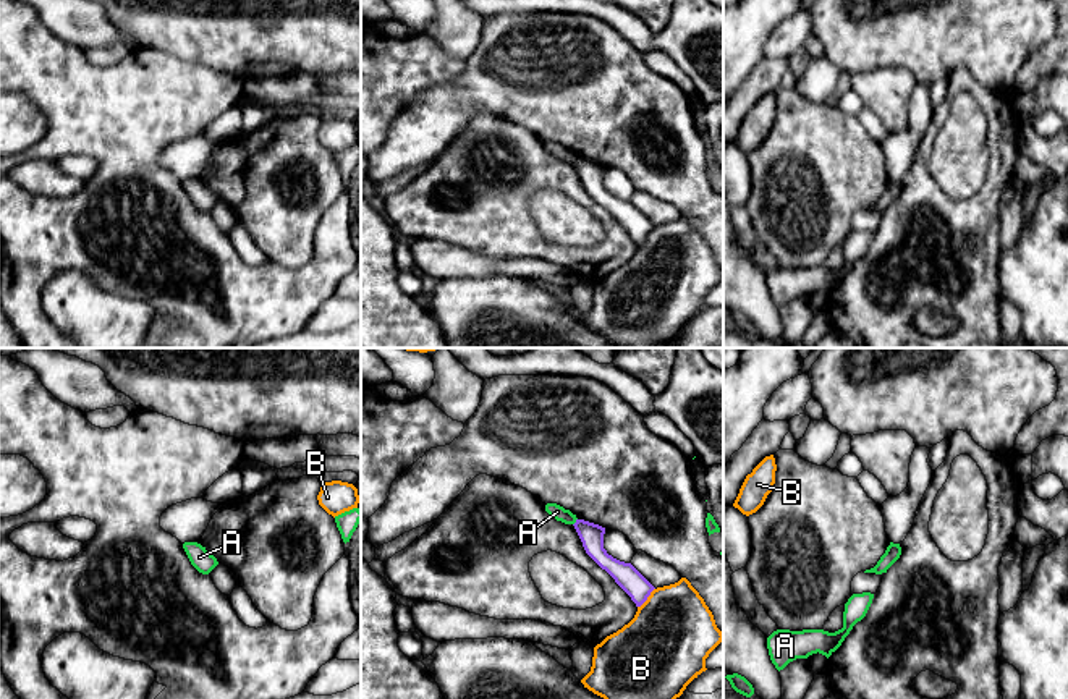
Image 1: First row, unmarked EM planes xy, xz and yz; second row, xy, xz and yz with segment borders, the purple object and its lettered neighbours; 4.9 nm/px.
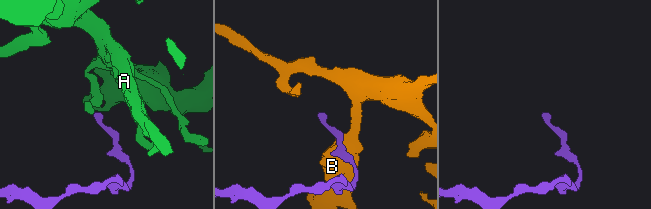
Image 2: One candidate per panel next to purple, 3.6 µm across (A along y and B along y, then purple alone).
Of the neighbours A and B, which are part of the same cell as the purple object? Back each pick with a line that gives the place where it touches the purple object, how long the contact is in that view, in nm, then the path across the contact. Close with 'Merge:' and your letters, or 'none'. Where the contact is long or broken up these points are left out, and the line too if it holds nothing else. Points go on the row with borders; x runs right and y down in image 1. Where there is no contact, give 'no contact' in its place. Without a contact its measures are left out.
Merge: none

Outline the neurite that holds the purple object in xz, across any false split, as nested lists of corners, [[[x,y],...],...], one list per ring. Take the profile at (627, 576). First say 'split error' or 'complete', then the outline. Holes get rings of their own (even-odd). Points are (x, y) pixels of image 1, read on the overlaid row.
complete | [[[576,519],[573,524],[586,553],[641,607],[655,589],[631,563],[620,561],[604,549],[605,527]]]

